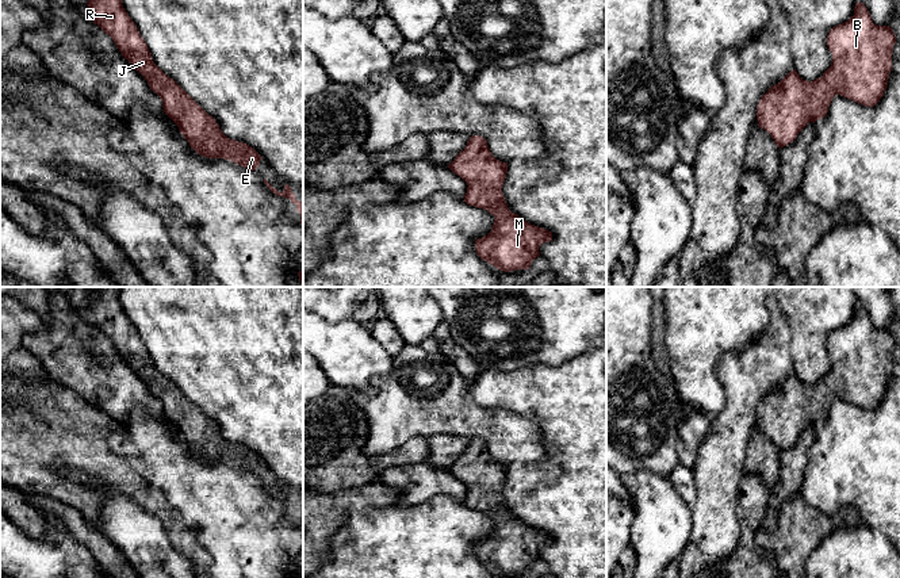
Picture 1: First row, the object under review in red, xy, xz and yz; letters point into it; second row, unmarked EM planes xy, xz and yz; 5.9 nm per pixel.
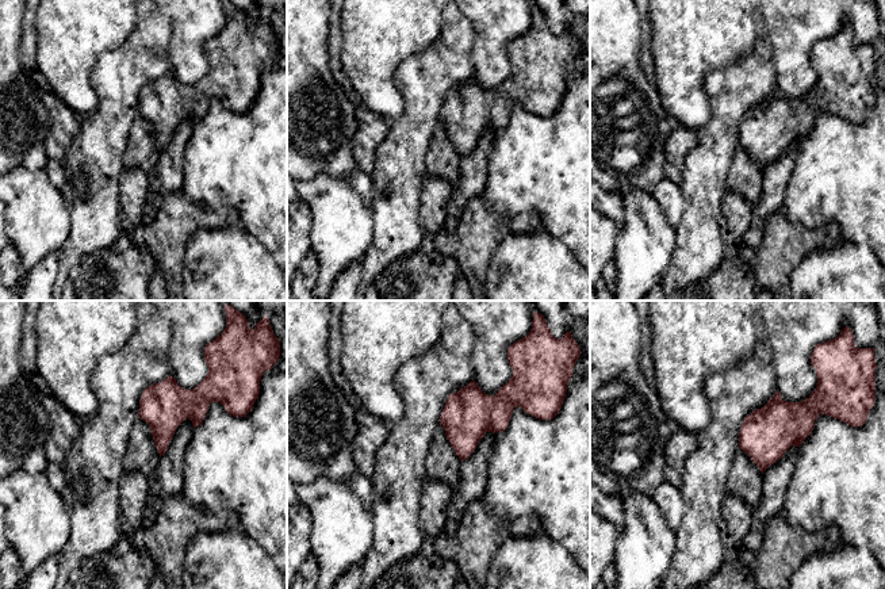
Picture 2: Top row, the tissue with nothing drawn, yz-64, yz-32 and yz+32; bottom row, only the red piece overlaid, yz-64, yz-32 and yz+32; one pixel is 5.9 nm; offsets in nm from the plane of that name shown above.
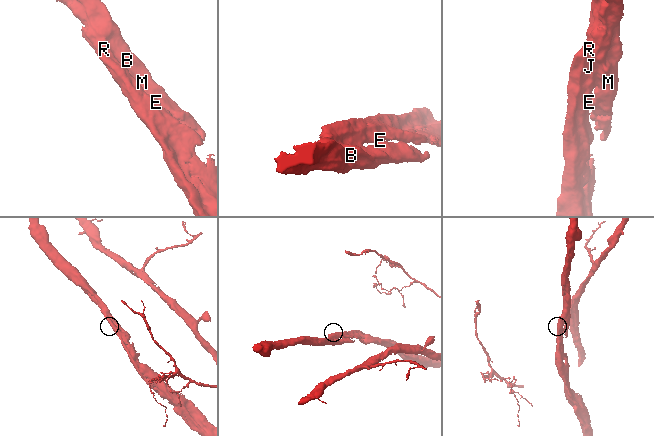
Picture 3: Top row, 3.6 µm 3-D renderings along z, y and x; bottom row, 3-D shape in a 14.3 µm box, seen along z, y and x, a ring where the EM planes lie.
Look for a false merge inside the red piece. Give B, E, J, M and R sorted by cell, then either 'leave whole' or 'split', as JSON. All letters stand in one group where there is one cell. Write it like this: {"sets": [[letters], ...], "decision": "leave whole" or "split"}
{"sets": [["B", "E", "J", "M", "R"]], "decision": "leave whole"}

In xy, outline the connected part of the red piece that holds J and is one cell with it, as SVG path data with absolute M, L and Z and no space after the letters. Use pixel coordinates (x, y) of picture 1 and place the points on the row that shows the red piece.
M88 0L87 5L91 8L93 23L112 38L125 60L161 97L164 112L177 125L198 154L230 160L250 171L260 166L263 157L252 146L227 138L217 120L154 64L146 42L123 8L122 0Z

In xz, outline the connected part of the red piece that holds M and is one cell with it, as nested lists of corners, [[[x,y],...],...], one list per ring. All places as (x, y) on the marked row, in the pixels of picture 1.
[[[472,135],[448,168],[468,185],[463,198],[464,202],[470,206],[487,210],[495,217],[491,231],[475,241],[478,256],[499,271],[529,269],[532,261],[540,256],[540,245],[552,241],[552,233],[531,225],[509,210],[502,194],[508,162],[502,162],[491,154],[487,141],[483,137]]]

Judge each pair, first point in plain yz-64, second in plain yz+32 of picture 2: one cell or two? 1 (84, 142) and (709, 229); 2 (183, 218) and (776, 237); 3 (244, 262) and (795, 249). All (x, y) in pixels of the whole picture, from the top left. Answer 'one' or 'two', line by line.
1: one
2: one
3: two

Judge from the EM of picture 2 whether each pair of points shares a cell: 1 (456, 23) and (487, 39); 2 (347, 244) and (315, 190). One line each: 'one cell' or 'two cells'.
1: two cells
2: one cell

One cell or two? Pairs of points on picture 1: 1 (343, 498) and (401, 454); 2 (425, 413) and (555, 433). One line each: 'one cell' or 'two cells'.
1: two cells
2: two cells

